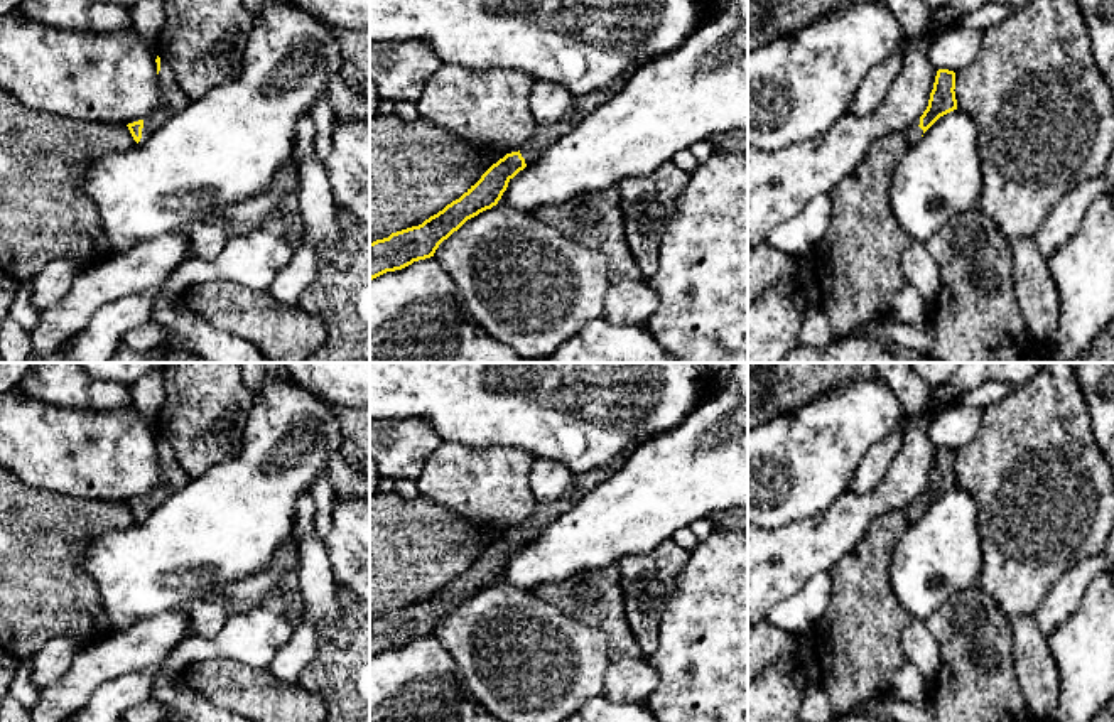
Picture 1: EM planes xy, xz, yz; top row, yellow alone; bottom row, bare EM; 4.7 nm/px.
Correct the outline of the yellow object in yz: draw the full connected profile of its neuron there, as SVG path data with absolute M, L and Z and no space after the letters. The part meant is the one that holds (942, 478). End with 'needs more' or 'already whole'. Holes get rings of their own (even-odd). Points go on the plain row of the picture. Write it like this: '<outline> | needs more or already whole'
M938 447L930 471L928 484L922 494L918 494L901 513L910 523L915 523L922 513L944 493L957 488L955 477L955 450L949 447Z | needs more

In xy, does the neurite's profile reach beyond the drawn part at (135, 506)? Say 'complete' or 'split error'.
split error

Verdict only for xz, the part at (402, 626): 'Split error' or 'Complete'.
Split error

